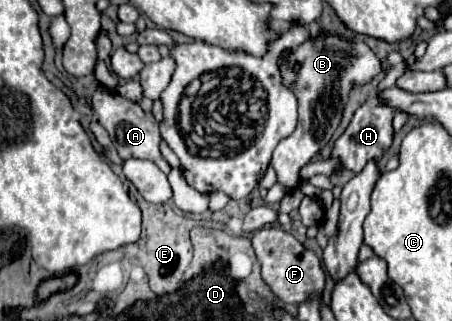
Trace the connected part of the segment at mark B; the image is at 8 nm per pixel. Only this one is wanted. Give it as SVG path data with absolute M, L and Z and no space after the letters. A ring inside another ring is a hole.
M322 37L322 39L310 39L310 43L304 43L300 47L290 49L288 63L282 67L282 81L286 87L290 87L298 97L298 127L296 131L282 139L278 147L274 149L270 167L276 171L278 183L284 187L286 193L300 187L300 169L330 141L332 133L336 131L342 109L348 101L348 93L354 83L368 83L382 71L382 63L378 57L368 49L368 45L362 43L362 61L358 63L358 53L354 53L354 59L346 55L348 43L336 37ZM314 41L314 43L312 43ZM300 61L302 69L300 73L294 73L294 63Z

